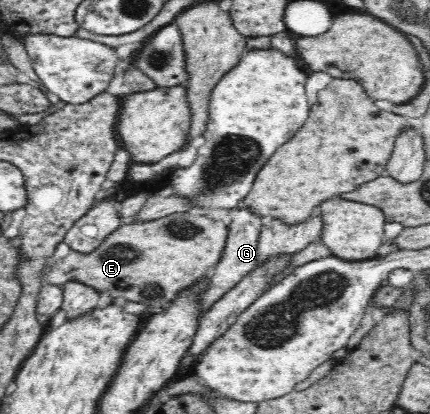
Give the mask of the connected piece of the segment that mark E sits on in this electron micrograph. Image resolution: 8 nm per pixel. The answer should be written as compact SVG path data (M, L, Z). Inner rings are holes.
M189 211L176 212L152 221L133 221L117 227L111 236L90 253L72 251L64 258L56 260L44 280L55 286L62 286L69 280L86 284L97 292L109 292L112 300L121 298L127 302L141 302L155 312L161 312L181 291L193 283L208 278L221 258L228 226L220 220L213 220L205 215L191 215Z

